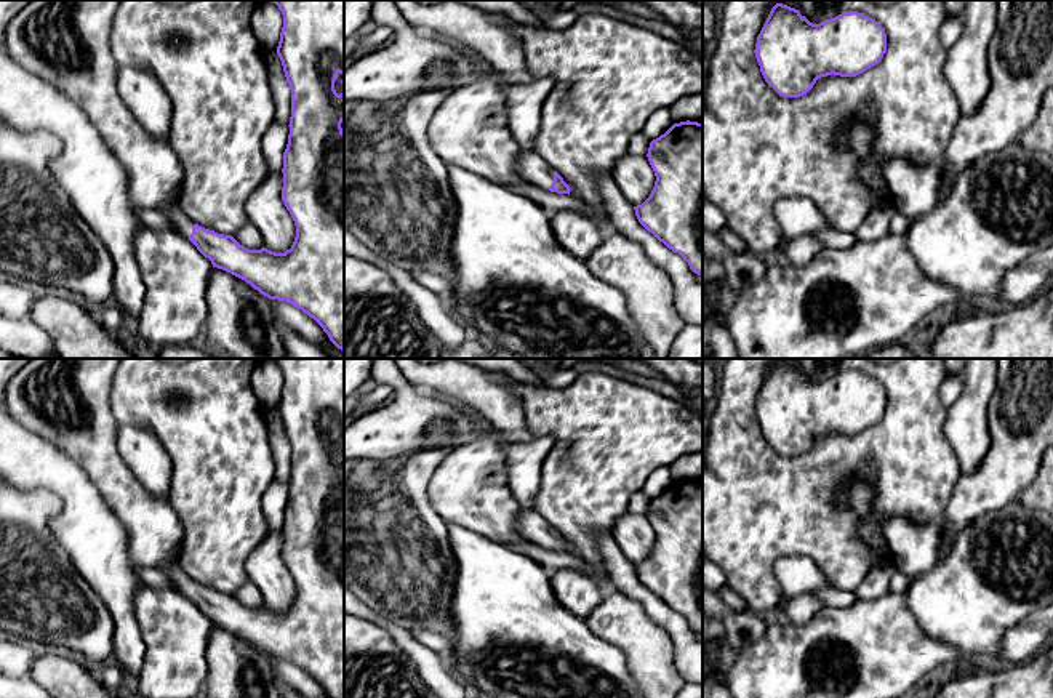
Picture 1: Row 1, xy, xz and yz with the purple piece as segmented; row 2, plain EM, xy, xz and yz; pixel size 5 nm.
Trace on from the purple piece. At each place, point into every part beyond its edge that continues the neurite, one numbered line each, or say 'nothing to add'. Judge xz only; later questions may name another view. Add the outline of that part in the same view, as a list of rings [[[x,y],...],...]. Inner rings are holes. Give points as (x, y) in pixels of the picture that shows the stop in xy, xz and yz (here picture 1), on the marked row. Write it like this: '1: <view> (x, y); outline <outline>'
1: xz (533, 168); outline [[[522,149],[518,157],[518,174],[525,183],[544,191],[549,191],[554,181],[554,170],[533,149]]]

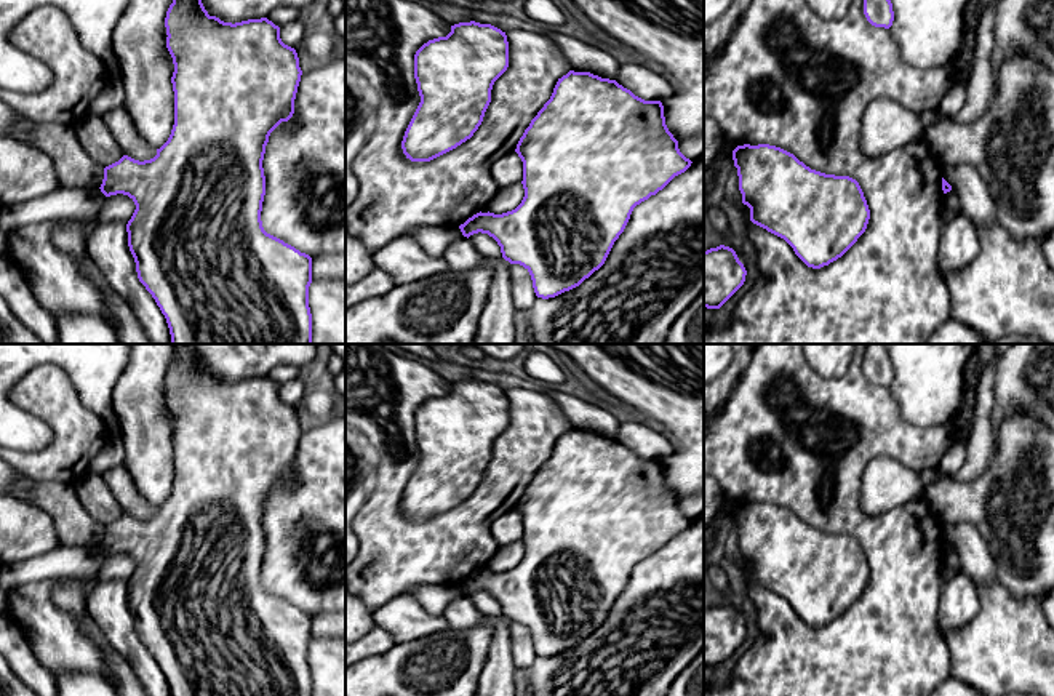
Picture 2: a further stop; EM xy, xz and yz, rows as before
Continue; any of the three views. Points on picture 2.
nothing to add

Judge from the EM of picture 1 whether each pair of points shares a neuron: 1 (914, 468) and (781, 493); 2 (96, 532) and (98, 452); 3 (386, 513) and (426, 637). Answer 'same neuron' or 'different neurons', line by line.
1: same neuron
2: different neurons
3: different neurons

